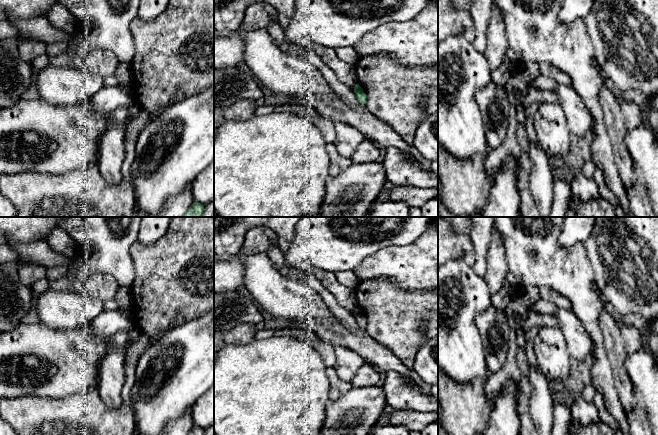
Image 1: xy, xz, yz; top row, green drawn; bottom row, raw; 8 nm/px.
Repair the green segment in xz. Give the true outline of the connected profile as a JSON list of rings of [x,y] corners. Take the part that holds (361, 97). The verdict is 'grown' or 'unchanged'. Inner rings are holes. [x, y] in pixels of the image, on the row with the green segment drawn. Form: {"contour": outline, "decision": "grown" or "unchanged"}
{"contour": [[[357,83],[354,87],[354,93],[356,95],[356,99],[360,104],[366,104],[367,102],[367,95],[364,93],[363,89]]], "decision": "unchanged"}

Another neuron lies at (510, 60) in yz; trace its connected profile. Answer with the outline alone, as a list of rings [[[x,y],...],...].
[[[508,47],[504,54],[503,66],[507,68],[510,72],[513,72],[519,62],[520,61],[516,53],[512,50],[512,48]]]

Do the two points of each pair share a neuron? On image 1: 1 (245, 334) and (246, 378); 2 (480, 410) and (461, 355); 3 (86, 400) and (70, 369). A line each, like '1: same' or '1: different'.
1: different
2: different
3: different

